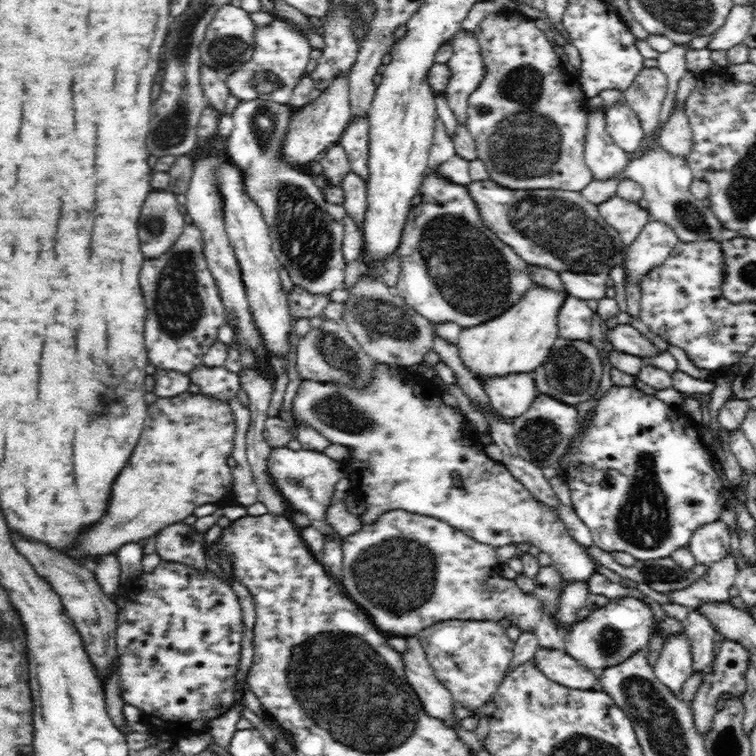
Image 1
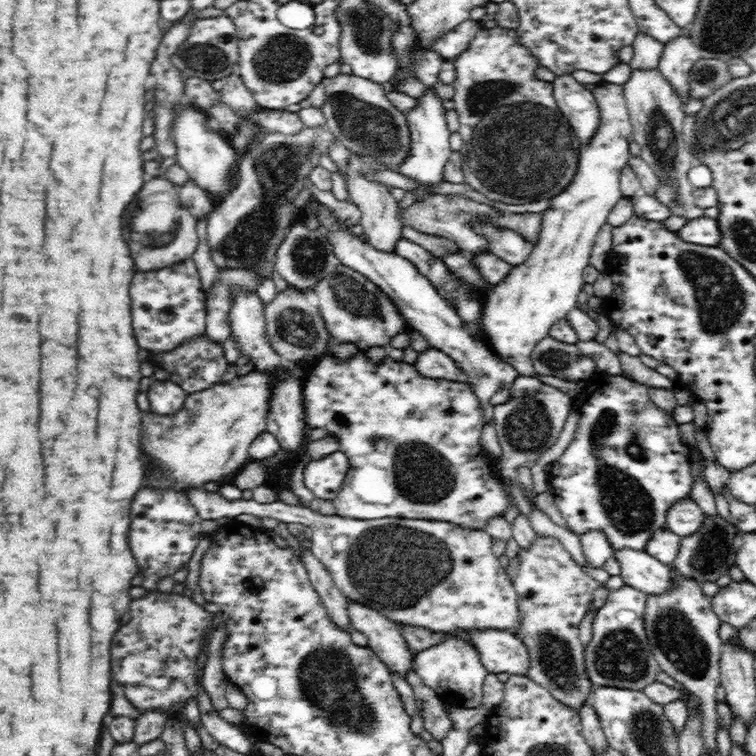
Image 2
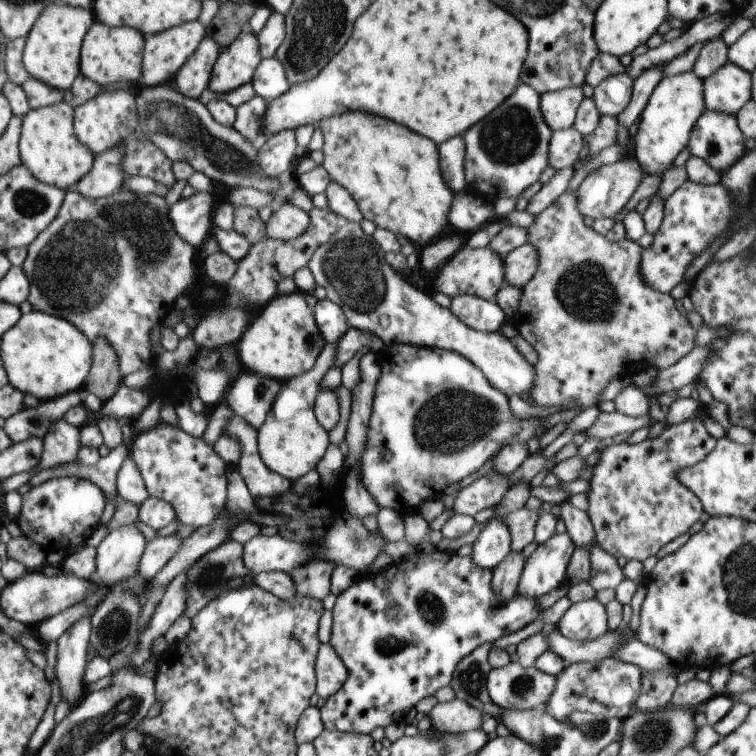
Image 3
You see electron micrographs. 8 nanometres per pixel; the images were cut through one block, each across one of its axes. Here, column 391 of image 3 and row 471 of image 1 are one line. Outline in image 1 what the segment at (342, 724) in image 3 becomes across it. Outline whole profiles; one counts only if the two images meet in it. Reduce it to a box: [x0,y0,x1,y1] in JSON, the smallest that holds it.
[563,384,734,560]

